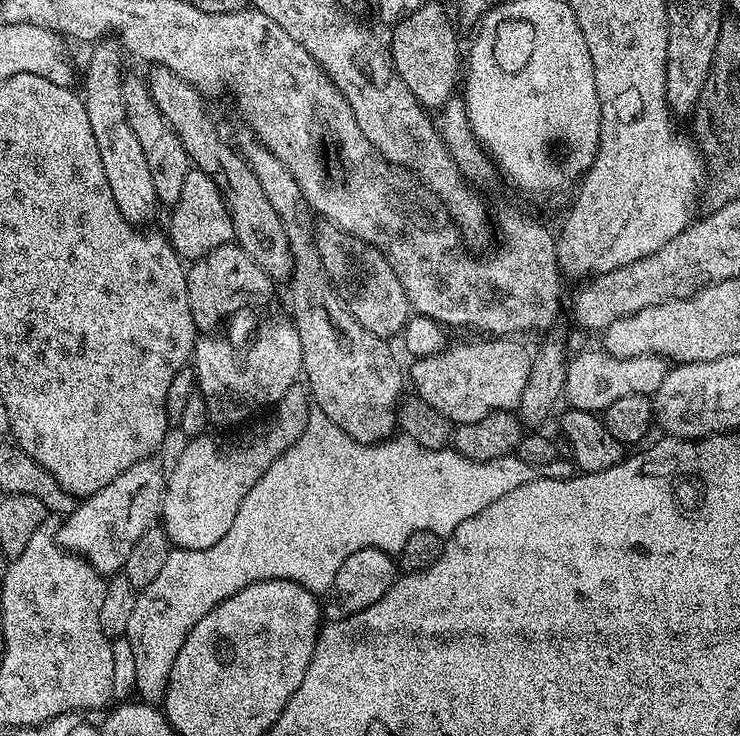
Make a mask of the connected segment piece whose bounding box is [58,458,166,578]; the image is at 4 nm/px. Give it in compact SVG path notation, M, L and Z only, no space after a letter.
M149 458L130 466L110 486L102 486L93 496L83 497L77 503L76 509L63 517L58 528L58 539L70 552L84 557L91 564L94 571L108 578L119 573L124 567L126 558L130 558L130 550L134 550L134 542L146 534L146 530L153 527L161 519L160 506L164 503L164 485L166 483L166 468L159 464L159 459Z

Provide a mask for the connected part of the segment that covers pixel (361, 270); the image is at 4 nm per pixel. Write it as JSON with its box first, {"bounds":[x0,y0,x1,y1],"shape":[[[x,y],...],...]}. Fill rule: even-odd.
{"bounds":[316,222,410,338],"shape":[[[327,222],[317,227],[316,245],[326,274],[340,297],[348,304],[354,318],[358,318],[358,322],[362,322],[370,334],[385,338],[399,337],[408,325],[410,309],[406,290],[402,290],[402,282],[398,282],[394,266],[386,262],[377,248],[362,242],[362,238],[354,238],[354,234],[346,234],[338,226]]]}

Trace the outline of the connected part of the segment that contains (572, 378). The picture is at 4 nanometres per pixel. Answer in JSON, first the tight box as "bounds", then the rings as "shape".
{"bounds":[563,351,670,414],"shape":[[[606,351],[580,352],[571,357],[567,363],[566,382],[563,399],[568,408],[577,408],[587,412],[602,414],[618,398],[627,398],[630,394],[652,396],[658,386],[662,386],[662,378],[666,378],[670,364],[663,356],[635,356],[634,358],[618,358]]]}

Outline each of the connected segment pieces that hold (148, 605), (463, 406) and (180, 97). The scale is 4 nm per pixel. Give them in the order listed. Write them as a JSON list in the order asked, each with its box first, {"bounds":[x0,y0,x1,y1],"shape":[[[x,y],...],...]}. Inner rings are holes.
[{"bounds":[126,402,534,706],"shape":[[[313,402],[310,406],[310,418],[306,422],[306,430],[298,438],[298,442],[294,442],[294,446],[287,448],[273,462],[270,470],[266,470],[266,474],[262,474],[262,478],[258,478],[258,482],[254,482],[254,490],[250,490],[250,494],[246,494],[246,498],[242,498],[242,506],[238,506],[238,515],[234,517],[234,526],[230,526],[230,530],[226,530],[226,538],[222,538],[222,542],[218,542],[206,550],[186,550],[173,547],[169,551],[166,562],[158,573],[158,578],[154,578],[154,582],[150,582],[150,586],[146,586],[137,595],[134,611],[130,614],[130,626],[126,633],[126,638],[130,642],[130,650],[134,650],[135,695],[143,703],[153,706],[163,705],[170,670],[174,670],[174,658],[178,658],[178,650],[182,650],[182,642],[186,642],[186,634],[195,624],[202,622],[202,618],[206,618],[206,614],[210,614],[210,610],[214,610],[214,606],[218,606],[238,590],[263,580],[289,580],[290,582],[298,582],[298,586],[311,592],[327,593],[328,587],[334,582],[334,574],[338,574],[338,566],[342,562],[346,562],[346,558],[350,558],[350,554],[354,554],[354,550],[377,548],[383,552],[398,554],[402,550],[402,546],[406,546],[406,538],[410,538],[410,534],[432,532],[436,536],[447,538],[455,528],[462,526],[462,522],[466,522],[466,518],[474,518],[474,514],[486,510],[486,506],[490,506],[492,502],[498,502],[498,498],[502,498],[504,494],[510,494],[510,490],[518,490],[518,486],[526,486],[527,480],[533,479],[534,476],[531,466],[519,460],[514,454],[493,460],[471,460],[451,447],[427,448],[426,446],[418,446],[418,442],[407,438],[396,439],[389,438],[378,444],[359,444],[354,438],[350,438],[350,434],[346,434],[338,426],[334,426],[334,422],[330,422],[330,418],[326,418],[326,414],[322,414],[320,407]]]},{"bounds":[410,338,532,425],"shape":[[[472,338],[469,344],[449,343],[444,351],[433,356],[421,356],[413,359],[410,384],[416,387],[415,395],[425,400],[430,407],[438,410],[453,425],[466,422],[478,422],[491,412],[512,412],[519,409],[522,390],[526,390],[526,378],[530,378],[532,358],[529,349],[515,344],[512,338]]]},{"bounds":[146,66,292,281],"shape":[[[159,66],[151,69],[146,79],[148,89],[162,114],[171,124],[172,129],[182,138],[184,149],[188,151],[189,161],[199,171],[205,172],[220,188],[228,204],[228,212],[232,215],[232,234],[235,243],[239,244],[262,271],[267,272],[273,281],[287,281],[292,274],[292,251],[290,238],[286,236],[286,226],[282,226],[282,218],[274,206],[270,206],[270,198],[266,198],[266,190],[262,190],[262,182],[254,174],[247,160],[239,151],[235,152],[220,137],[212,116],[208,113],[206,97],[198,91],[186,78]]]}]

